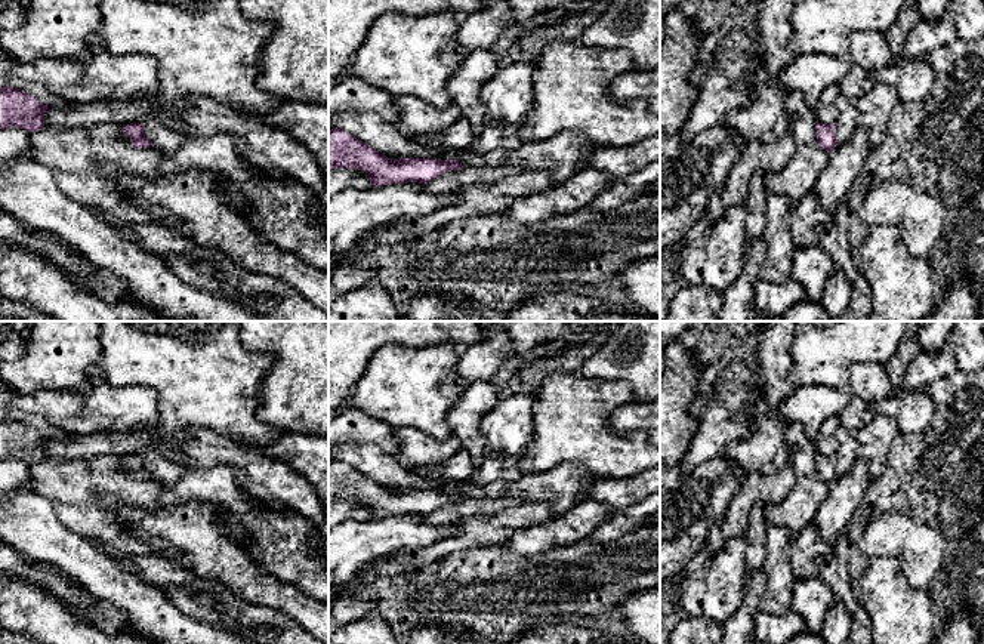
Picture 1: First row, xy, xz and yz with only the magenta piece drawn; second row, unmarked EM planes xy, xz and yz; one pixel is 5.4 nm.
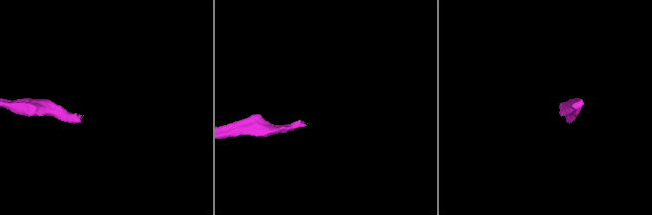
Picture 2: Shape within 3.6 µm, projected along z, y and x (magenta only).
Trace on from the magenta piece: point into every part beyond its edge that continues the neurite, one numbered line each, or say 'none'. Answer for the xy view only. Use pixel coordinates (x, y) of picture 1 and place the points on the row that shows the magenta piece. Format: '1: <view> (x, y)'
1: xy (167, 138)

